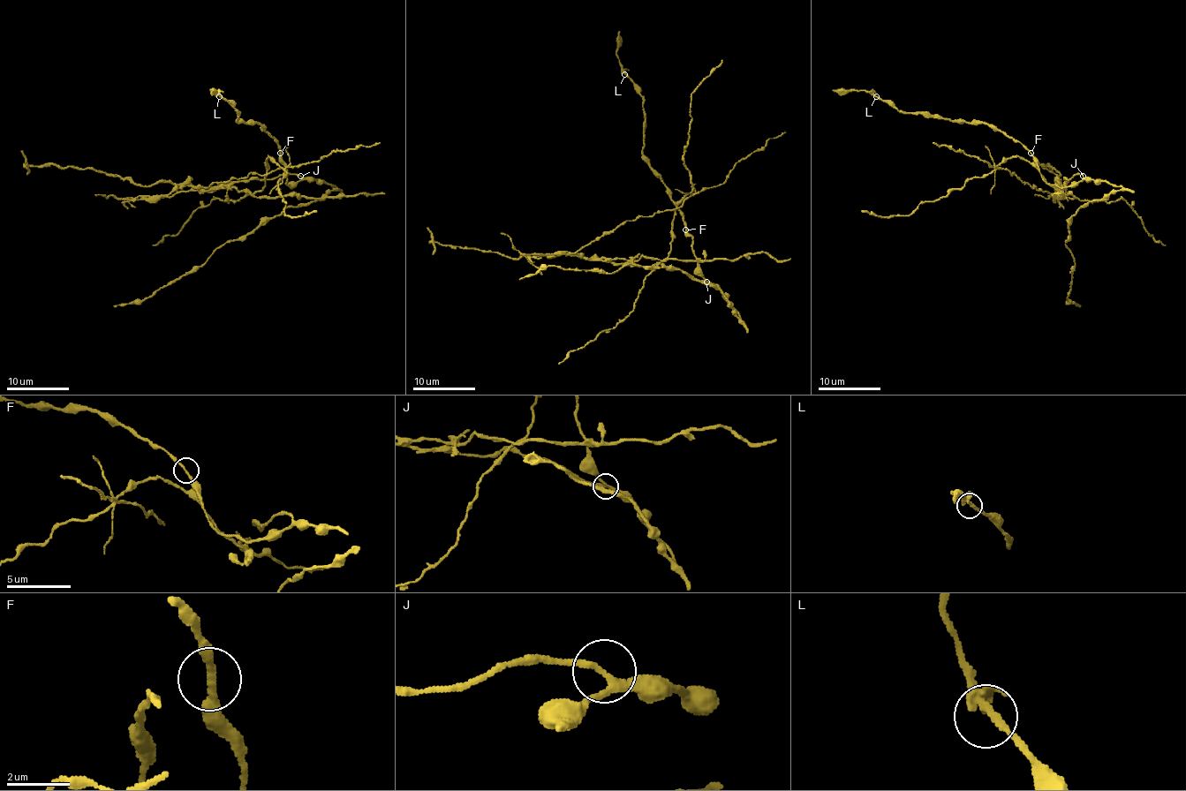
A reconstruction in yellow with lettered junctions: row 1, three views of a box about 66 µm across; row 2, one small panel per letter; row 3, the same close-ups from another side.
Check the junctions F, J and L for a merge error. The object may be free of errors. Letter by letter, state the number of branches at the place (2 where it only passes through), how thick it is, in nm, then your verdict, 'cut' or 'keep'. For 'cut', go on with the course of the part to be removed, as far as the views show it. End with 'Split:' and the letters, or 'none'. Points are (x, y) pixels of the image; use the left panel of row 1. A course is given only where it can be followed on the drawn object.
F: 2 branches meet; 200 nm thick; keep
J: 3 branches meet; 190 nm thick; cut; foreign part runs (300, 177), (227, 185), (260, 192), (270, 157), (286, 171), (278, 183), (284, 215), (316, 211)
L: 3 branches meet; 200 nm thick; keep
Split: J

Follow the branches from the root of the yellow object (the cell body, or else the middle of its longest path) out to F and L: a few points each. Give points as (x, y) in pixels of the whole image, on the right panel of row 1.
F: (1076, 175), (1083, 177), (1071, 185), (1051, 185), (1044, 179), (1031, 153)
L: (1076, 175), (1083, 177), (1071, 185), (1051, 185), (1034, 157), (1000, 131), (982, 123), (899, 112), (876, 96)

